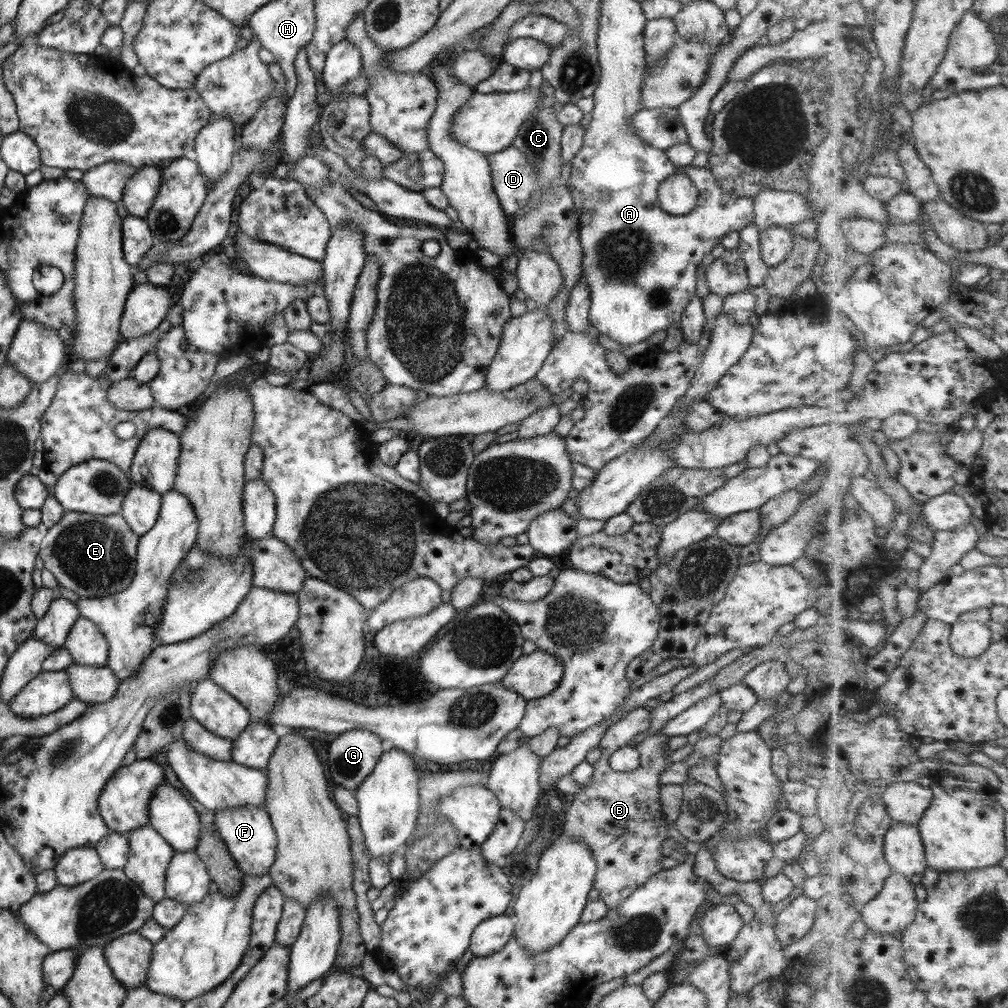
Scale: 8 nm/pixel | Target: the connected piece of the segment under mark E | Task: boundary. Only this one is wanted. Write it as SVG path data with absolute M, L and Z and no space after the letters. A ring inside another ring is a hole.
M64 511L60 520L46 530L37 556L41 558L43 568L53 575L61 588L67 588L81 598L103 598L121 592L130 585L136 565L137 543L138 536L129 530L121 514L101 516Z

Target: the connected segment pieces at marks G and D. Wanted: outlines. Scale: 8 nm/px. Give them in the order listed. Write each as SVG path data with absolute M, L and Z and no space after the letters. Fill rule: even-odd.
M349 730L333 740L329 746L330 784L356 790L381 756L379 744L385 743L365 730Z
M514 146L486 155L492 187L500 207L508 218L527 204L534 190L538 190L538 176L532 164L526 161Z

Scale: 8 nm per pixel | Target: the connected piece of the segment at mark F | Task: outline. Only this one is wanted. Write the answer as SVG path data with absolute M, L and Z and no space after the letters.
M239 807L225 809L214 814L213 825L216 833L227 848L229 857L244 874L261 876L268 874L273 865L276 850L276 834L273 831L267 812L261 807Z

